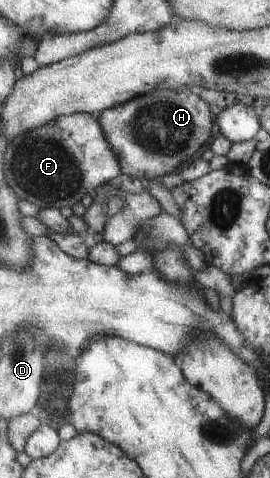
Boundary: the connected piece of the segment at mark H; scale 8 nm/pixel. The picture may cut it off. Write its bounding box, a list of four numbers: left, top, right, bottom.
[98,88,216,182]

